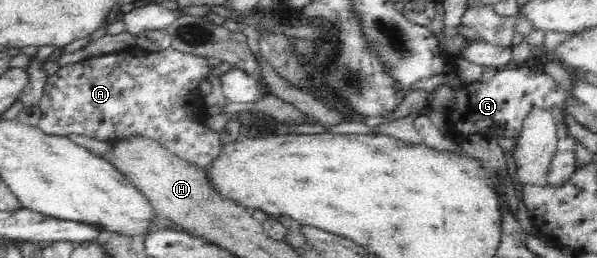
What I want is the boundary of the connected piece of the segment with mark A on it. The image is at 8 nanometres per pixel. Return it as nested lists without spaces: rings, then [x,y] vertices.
[[[170,46],[161,52],[145,53],[139,49],[139,55],[109,53],[65,65],[50,75],[45,83],[45,94],[39,104],[42,115],[38,128],[47,135],[65,137],[69,133],[75,133],[99,141],[108,141],[116,137],[145,136],[159,142],[166,150],[181,159],[206,169],[222,150],[221,134],[209,128],[203,120],[207,108],[199,90],[199,83],[209,74],[211,63],[207,57],[177,51]]]

